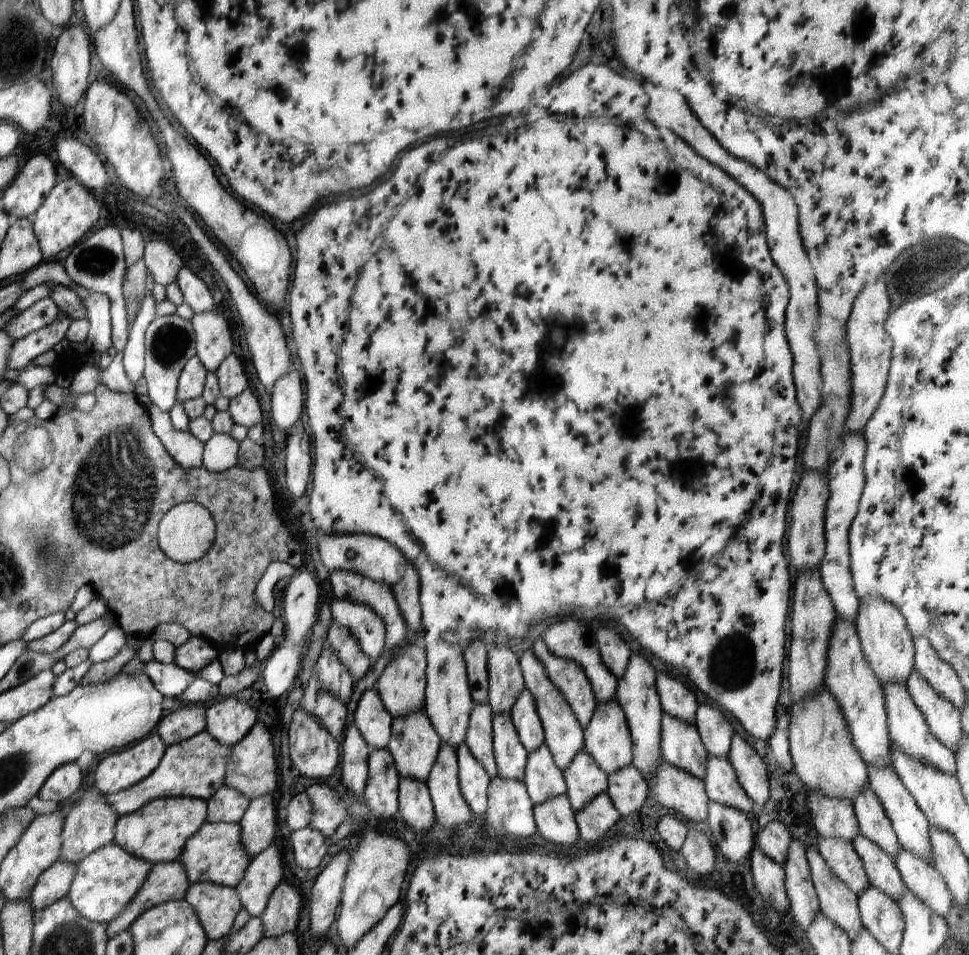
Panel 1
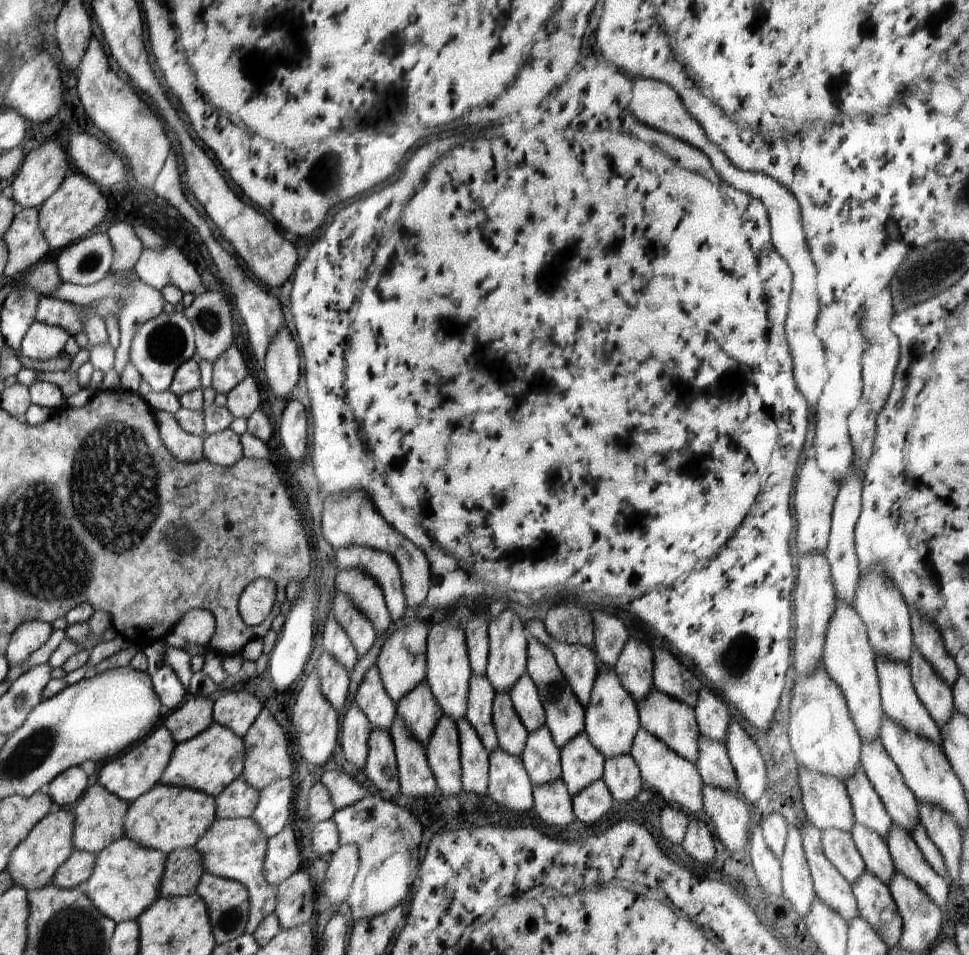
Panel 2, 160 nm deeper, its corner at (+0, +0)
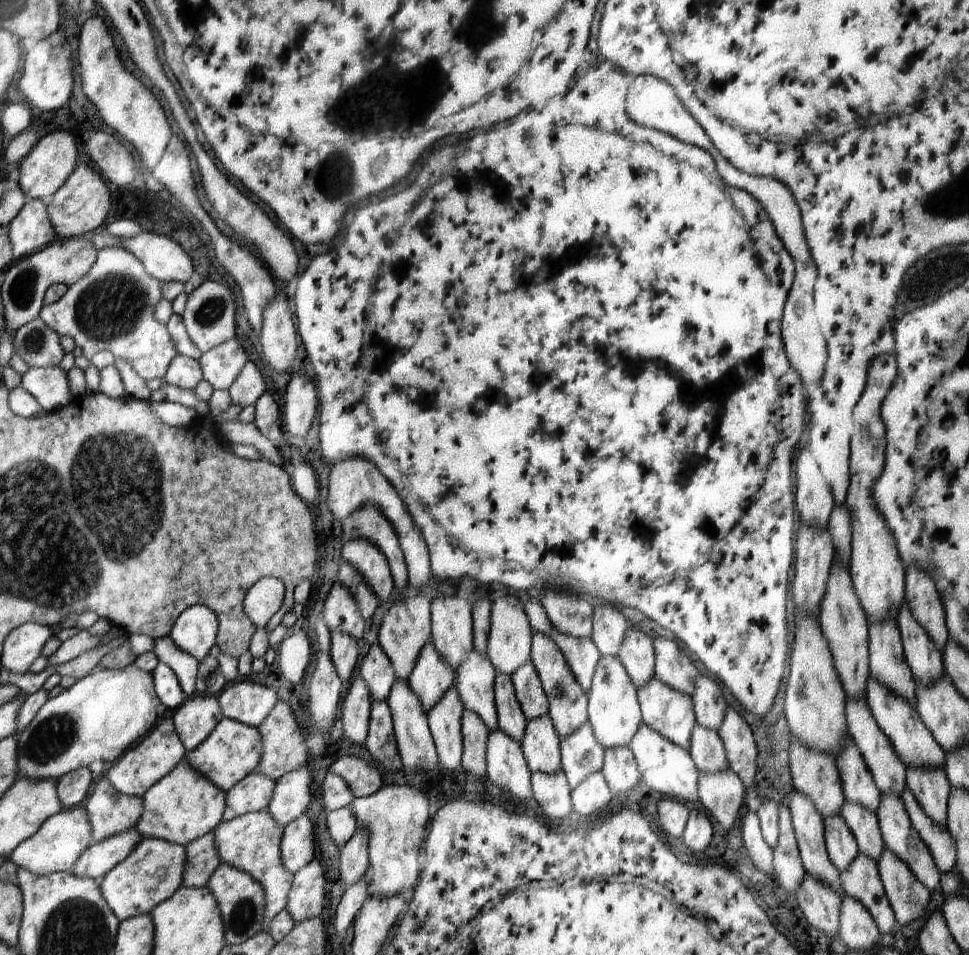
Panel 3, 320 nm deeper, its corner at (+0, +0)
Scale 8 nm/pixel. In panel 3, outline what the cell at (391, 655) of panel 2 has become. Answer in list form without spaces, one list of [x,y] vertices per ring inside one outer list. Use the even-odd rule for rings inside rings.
[[[422,595],[396,597],[395,603],[385,612],[378,642],[388,655],[396,677],[407,679],[414,668],[423,646],[431,640],[431,601]]]

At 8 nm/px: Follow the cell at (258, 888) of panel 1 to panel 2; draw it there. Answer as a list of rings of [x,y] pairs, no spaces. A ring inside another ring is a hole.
[[[289,825],[284,827],[268,842],[268,857],[265,858],[265,879],[273,885],[280,885],[288,876],[300,868],[300,852],[296,836]]]

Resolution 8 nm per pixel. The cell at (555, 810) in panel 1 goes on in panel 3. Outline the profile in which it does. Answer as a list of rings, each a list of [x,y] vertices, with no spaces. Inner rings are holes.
[[[564,769],[553,773],[531,772],[531,789],[544,814],[566,818],[572,812],[571,788]]]

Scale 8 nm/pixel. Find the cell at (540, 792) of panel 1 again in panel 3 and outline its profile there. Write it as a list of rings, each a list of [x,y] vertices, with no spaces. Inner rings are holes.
[[[549,714],[527,720],[521,749],[531,772],[553,773],[561,768],[561,737]]]

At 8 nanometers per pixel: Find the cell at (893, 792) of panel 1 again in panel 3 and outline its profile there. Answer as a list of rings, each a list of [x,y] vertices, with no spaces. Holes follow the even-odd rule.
[[[850,697],[846,703],[846,724],[848,736],[852,738],[859,751],[862,753],[866,766],[871,772],[876,786],[881,794],[892,793],[901,798],[901,792],[906,788],[905,780],[907,777],[906,766],[902,759],[896,754],[894,747],[888,740],[888,737],[882,732],[882,729],[875,721],[870,707],[865,697]]]

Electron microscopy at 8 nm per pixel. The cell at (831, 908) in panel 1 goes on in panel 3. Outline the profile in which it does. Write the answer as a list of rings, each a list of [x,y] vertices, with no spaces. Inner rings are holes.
[[[796,790],[792,791],[787,807],[807,874],[814,875],[818,880],[834,887],[843,898],[846,894],[840,886],[839,870],[827,855],[823,816],[805,794]]]

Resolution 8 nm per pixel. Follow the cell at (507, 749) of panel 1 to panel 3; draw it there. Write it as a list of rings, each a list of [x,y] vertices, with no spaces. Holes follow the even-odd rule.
[[[497,672],[494,686],[499,729],[517,743],[521,743],[527,718],[516,698],[511,675]]]

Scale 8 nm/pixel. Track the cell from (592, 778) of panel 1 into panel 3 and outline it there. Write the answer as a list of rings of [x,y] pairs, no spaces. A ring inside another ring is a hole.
[[[588,720],[584,721],[574,732],[567,737],[561,737],[561,768],[567,776],[569,787],[573,789],[580,781],[590,773],[603,769],[605,750],[596,740],[592,725]]]

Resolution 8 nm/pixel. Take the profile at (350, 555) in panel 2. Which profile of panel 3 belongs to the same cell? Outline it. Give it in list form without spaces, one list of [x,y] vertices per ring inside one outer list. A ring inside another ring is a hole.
[[[366,505],[344,522],[344,540],[362,539],[375,544],[388,559],[395,588],[394,597],[407,584],[407,566],[400,541],[391,522],[378,509]]]

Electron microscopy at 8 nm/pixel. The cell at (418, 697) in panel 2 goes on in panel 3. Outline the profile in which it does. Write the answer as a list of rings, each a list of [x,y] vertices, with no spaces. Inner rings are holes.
[[[431,640],[423,646],[407,678],[413,693],[419,696],[426,714],[454,686],[456,680],[456,672],[444,662]]]

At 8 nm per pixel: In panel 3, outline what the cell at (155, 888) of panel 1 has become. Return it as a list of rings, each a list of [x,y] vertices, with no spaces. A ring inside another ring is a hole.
[[[214,831],[189,842],[185,847],[188,850],[188,857],[186,857],[184,884],[187,887],[206,887],[209,878],[221,864]]]

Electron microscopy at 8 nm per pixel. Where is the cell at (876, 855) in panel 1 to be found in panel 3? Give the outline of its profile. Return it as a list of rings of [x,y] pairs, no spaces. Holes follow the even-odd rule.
[[[846,800],[839,814],[844,817],[852,831],[859,852],[870,857],[877,864],[886,846],[876,815],[859,802]]]

